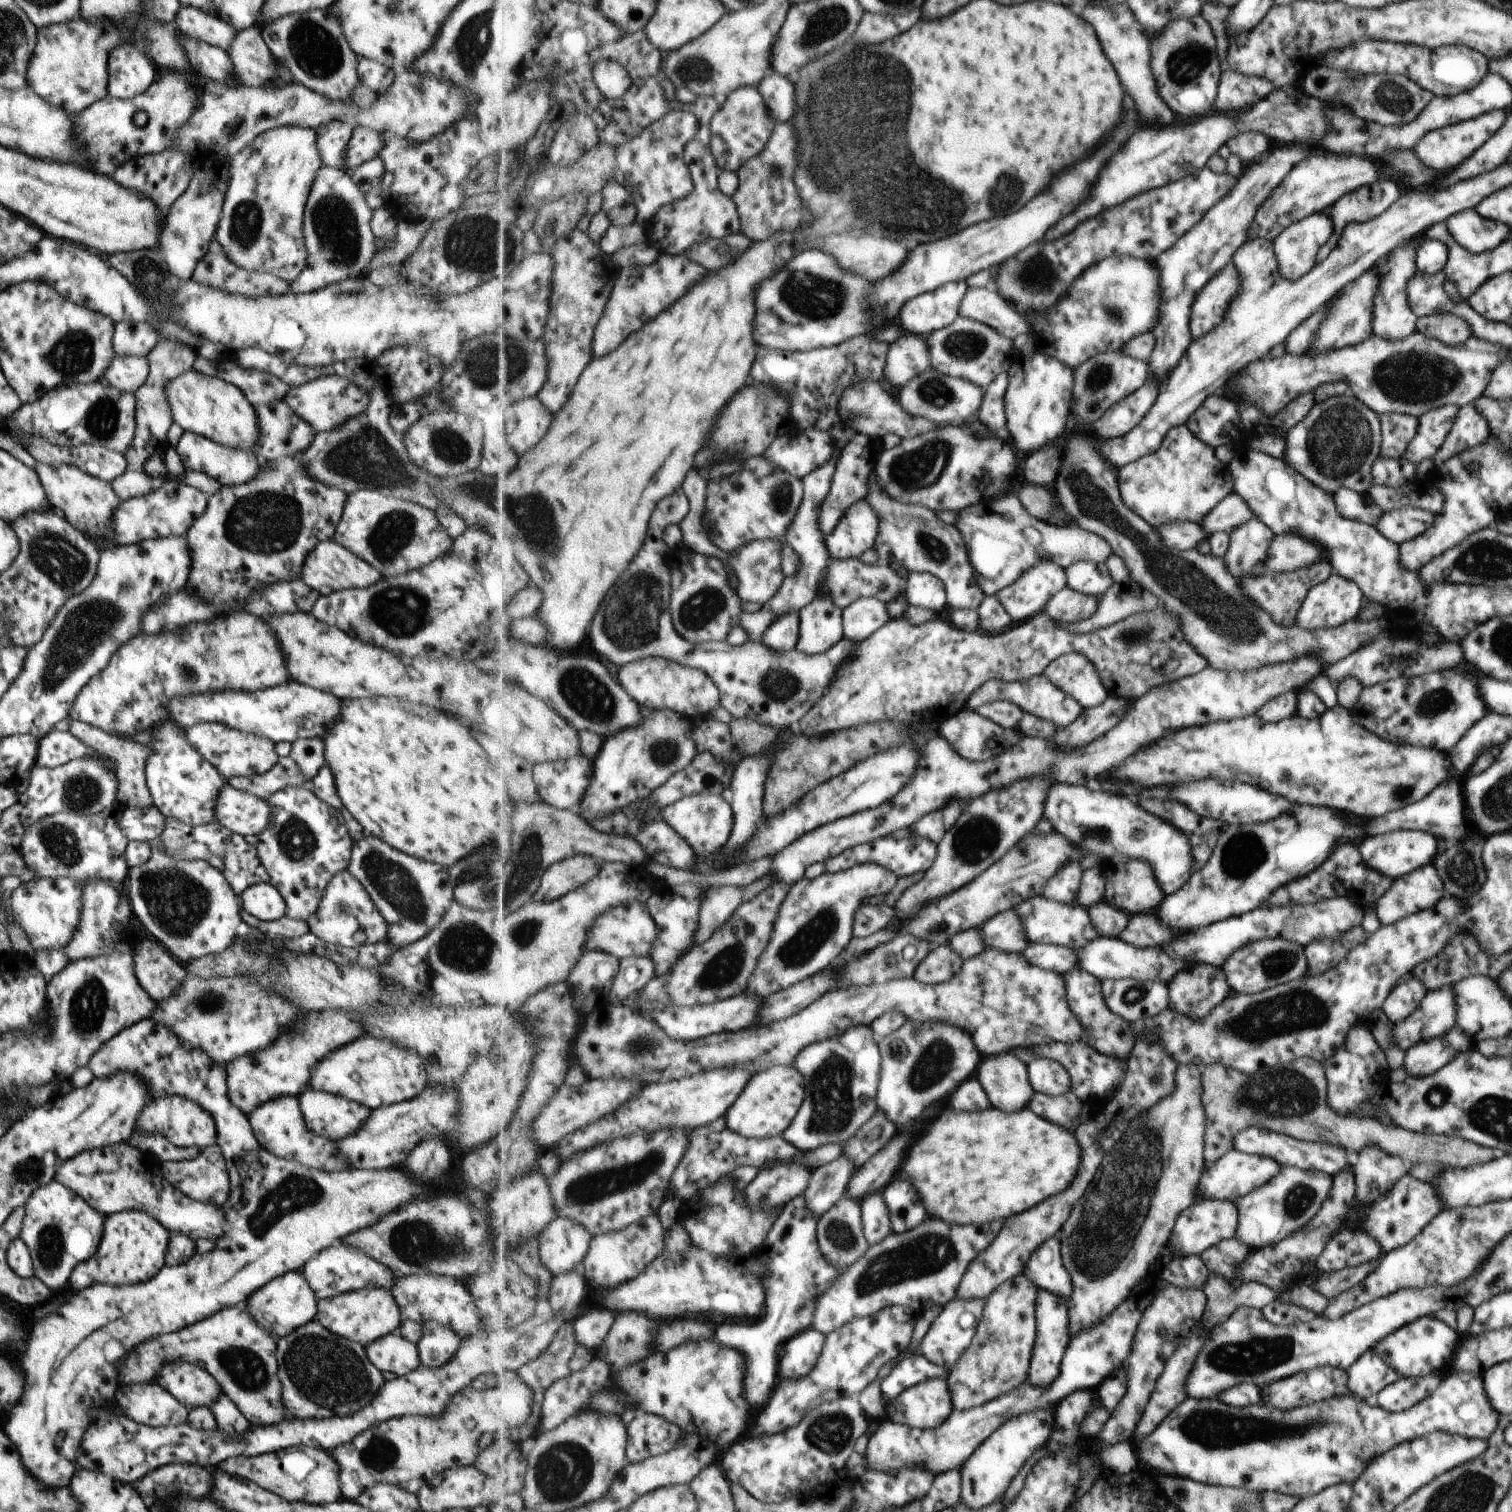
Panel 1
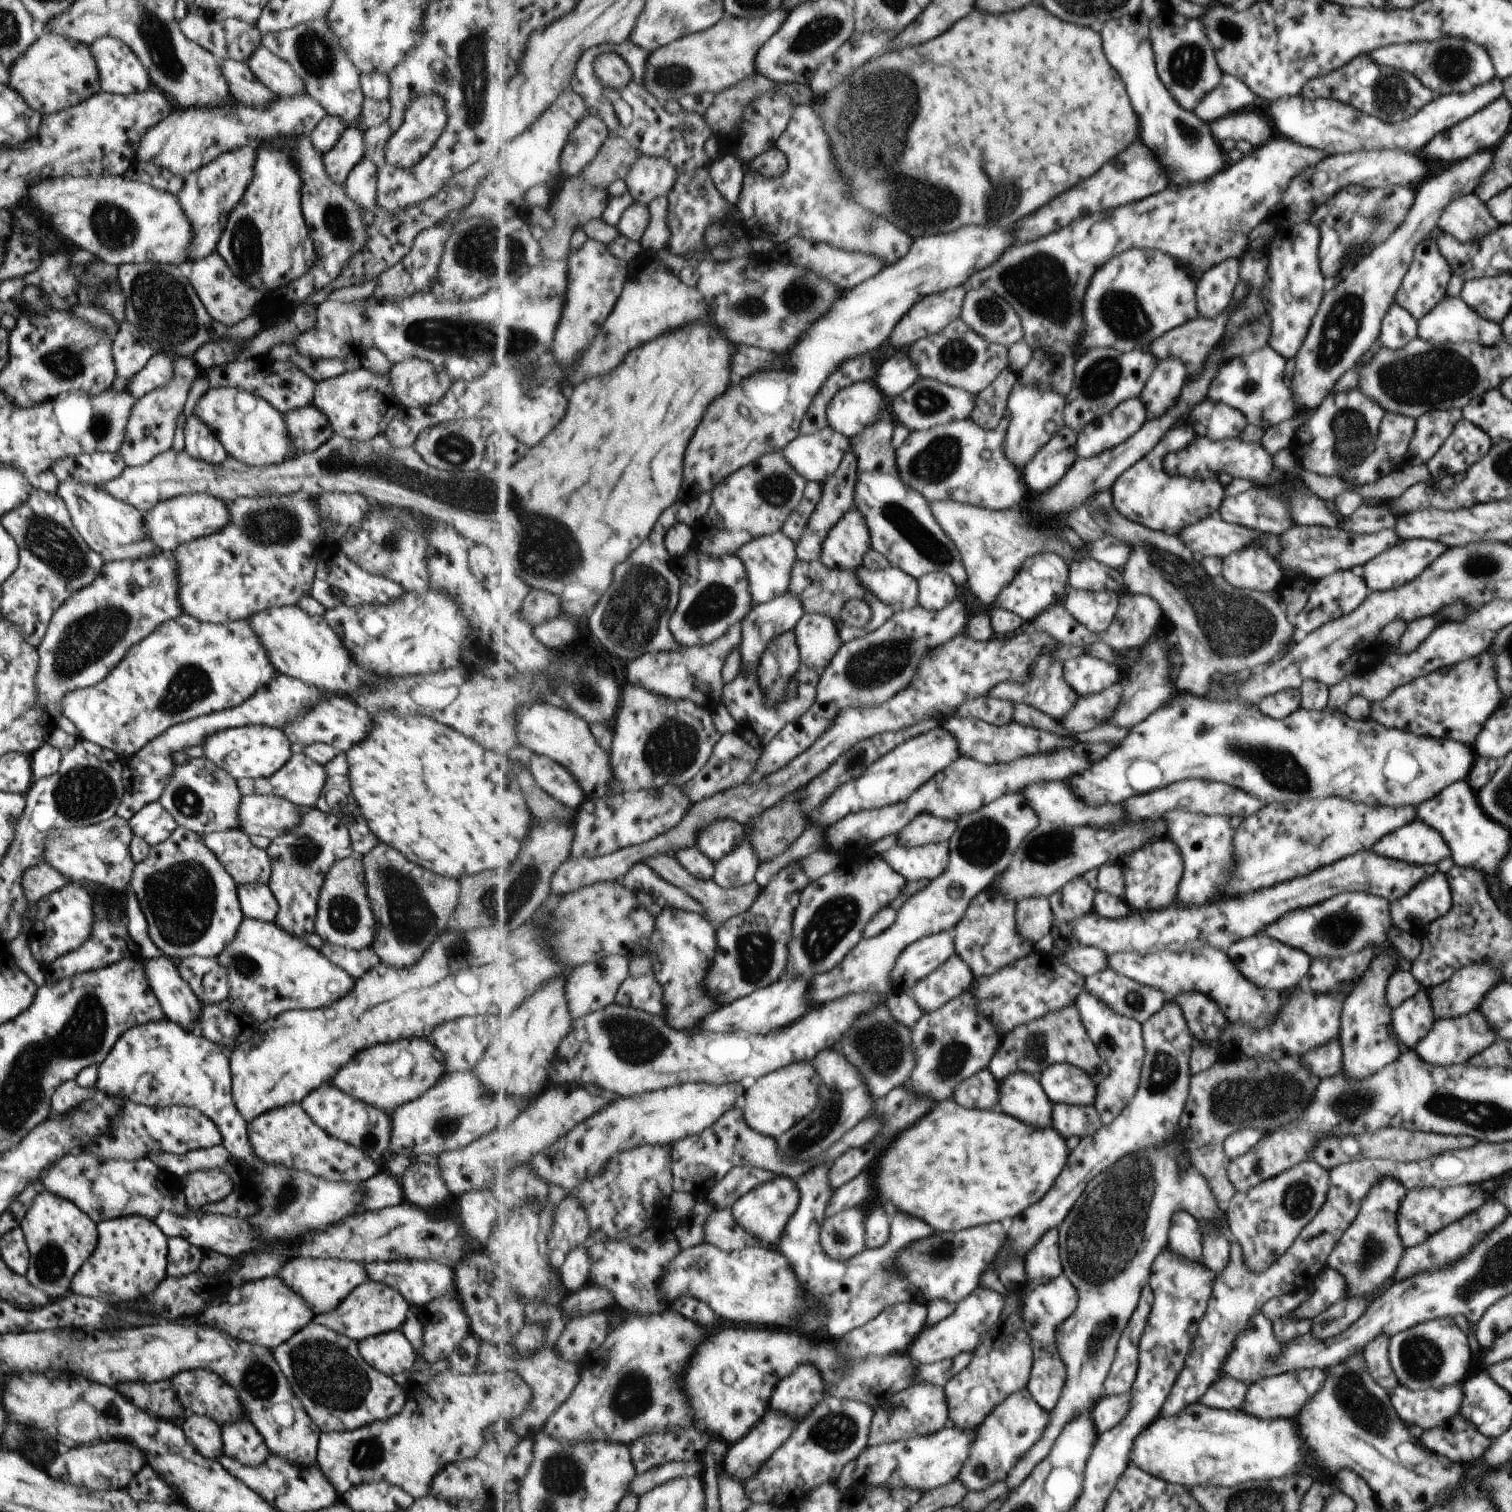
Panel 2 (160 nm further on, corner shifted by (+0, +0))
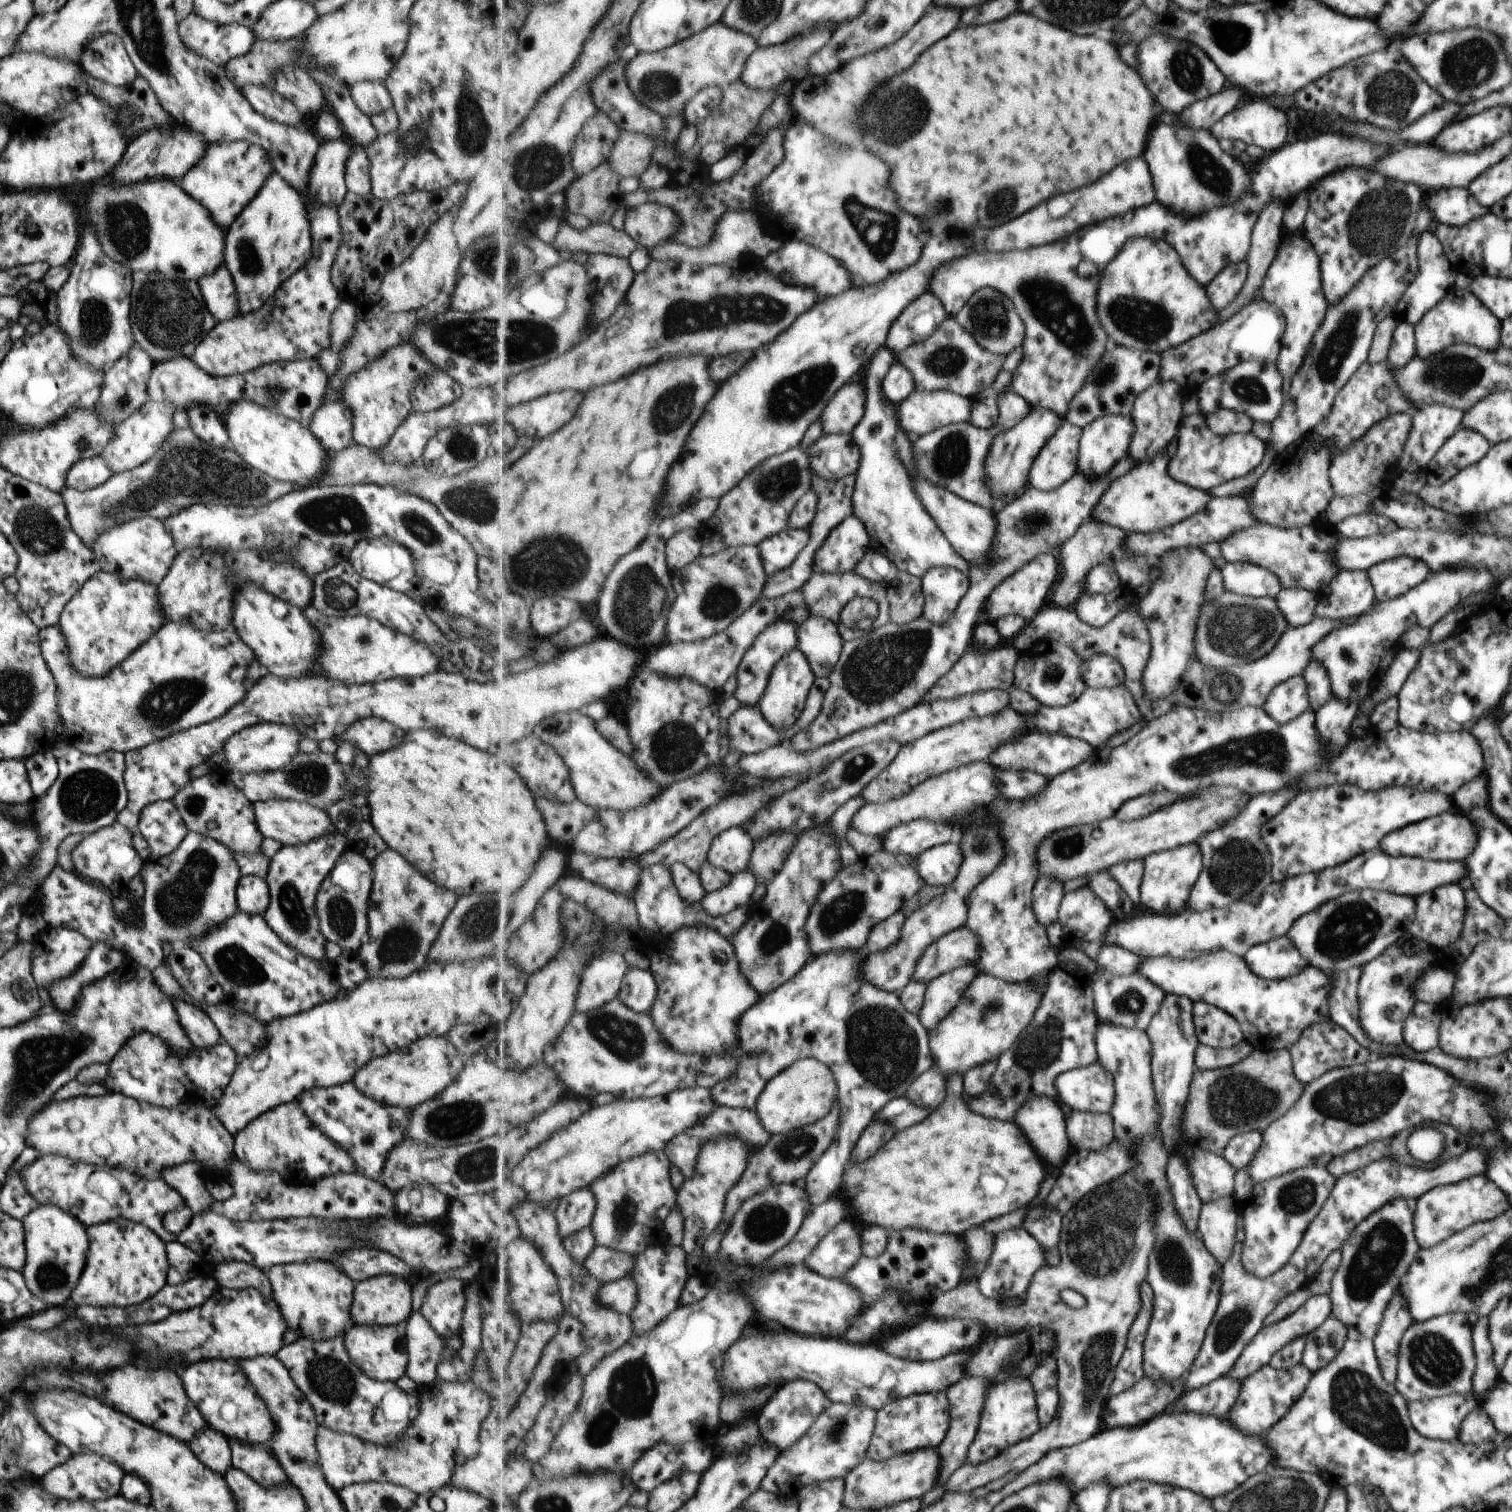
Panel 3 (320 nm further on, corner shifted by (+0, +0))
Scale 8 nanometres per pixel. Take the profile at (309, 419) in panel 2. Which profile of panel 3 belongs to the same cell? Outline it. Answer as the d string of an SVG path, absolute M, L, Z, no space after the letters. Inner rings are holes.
M323 403L312 414L307 428L331 454L355 444L352 439L352 414L345 403Z

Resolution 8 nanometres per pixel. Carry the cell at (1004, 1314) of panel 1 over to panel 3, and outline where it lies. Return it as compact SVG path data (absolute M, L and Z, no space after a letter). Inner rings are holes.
M965 1376L957 1384L946 1390L952 1404L952 1424L944 1442L939 1446L942 1467L937 1486L944 1487L947 1485L954 1472L968 1463L968 1452L973 1442L975 1442L978 1428L980 1427L981 1415L984 1411L985 1401L988 1396L988 1386L990 1384L991 1381L987 1379Z

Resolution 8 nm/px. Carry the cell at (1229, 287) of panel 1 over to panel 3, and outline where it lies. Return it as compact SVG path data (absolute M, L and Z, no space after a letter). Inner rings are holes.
M1245 259L1240 263L1228 264L1204 286L1212 307L1220 312L1241 292L1248 278L1248 264Z

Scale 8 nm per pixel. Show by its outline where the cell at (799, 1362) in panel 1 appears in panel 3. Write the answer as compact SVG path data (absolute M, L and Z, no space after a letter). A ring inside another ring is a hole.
M797 1379L784 1382L774 1397L756 1414L762 1434L761 1438L775 1447L781 1455L793 1448L808 1434L813 1424L832 1403L828 1393L813 1381Z

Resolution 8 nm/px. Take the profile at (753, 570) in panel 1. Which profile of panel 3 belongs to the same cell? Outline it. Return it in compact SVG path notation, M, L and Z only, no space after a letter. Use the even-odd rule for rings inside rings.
M791 527L765 539L759 546L768 576L776 575L779 571L791 567L811 540L812 534L809 529Z

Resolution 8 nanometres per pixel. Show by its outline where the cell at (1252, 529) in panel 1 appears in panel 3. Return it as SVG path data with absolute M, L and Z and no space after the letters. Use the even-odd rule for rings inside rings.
M1219 562L1222 587L1228 593L1251 598L1274 599L1282 589L1280 581L1268 569L1248 562Z

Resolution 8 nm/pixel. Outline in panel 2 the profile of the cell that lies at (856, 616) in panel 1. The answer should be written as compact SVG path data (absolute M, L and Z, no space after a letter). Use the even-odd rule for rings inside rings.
M796 560L796 566L792 570L792 579L789 585L789 591L793 596L796 596L803 605L806 613L821 613L830 616L837 624L841 625L841 611L845 603L851 599L865 599L870 602L872 611L874 612L870 625L865 630L858 629L857 627L848 627L841 625L842 631L840 636L844 643L848 643L864 637L867 632L880 629L893 615L894 610L887 606L875 593L870 590L861 582L857 571L841 570L838 568L828 567L823 561L813 561L806 563L805 561ZM819 584L821 590L817 594L803 594L809 586Z

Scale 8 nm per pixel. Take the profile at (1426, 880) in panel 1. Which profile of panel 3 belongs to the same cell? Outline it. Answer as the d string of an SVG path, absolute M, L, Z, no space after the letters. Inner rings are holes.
M1458 884L1437 887L1435 891L1416 896L1414 900L1417 900L1415 918L1408 931L1428 945L1433 944L1433 949L1447 948L1448 945L1455 943L1461 936L1466 910L1464 892Z

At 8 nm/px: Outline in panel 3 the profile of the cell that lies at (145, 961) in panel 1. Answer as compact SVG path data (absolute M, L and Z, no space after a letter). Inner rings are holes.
M171 999L171 1002L177 1013L179 1024L193 1047L208 1049L221 1041L215 1025L201 1008L190 1005L183 999Z

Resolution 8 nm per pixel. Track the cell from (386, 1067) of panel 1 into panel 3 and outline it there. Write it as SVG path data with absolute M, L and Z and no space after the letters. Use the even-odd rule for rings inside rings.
M424 1036L383 1058L373 1058L356 1070L351 1082L369 1098L402 1108L408 1113L451 1084L461 1070L463 1059L463 1055L459 1054L445 1036Z

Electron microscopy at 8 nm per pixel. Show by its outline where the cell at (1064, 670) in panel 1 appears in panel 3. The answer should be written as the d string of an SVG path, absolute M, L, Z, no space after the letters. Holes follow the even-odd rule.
M1097 655L1087 659L1082 673L1088 688L1117 688L1126 682L1124 666L1117 657L1111 655Z

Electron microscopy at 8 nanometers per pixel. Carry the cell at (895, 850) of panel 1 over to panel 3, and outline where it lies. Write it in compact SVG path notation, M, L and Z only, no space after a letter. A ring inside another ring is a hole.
M951 841L926 850L915 858L925 882L931 886L942 884L947 888L960 874L965 855L960 842Z

